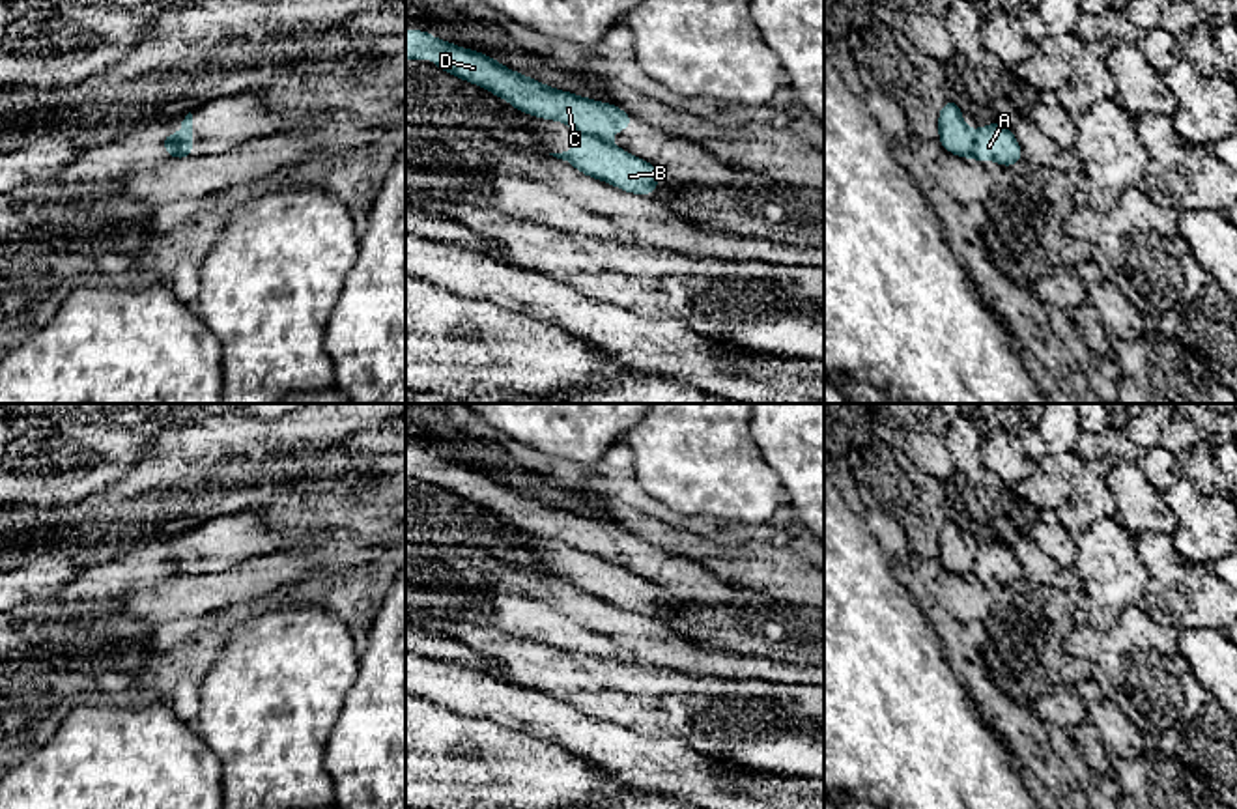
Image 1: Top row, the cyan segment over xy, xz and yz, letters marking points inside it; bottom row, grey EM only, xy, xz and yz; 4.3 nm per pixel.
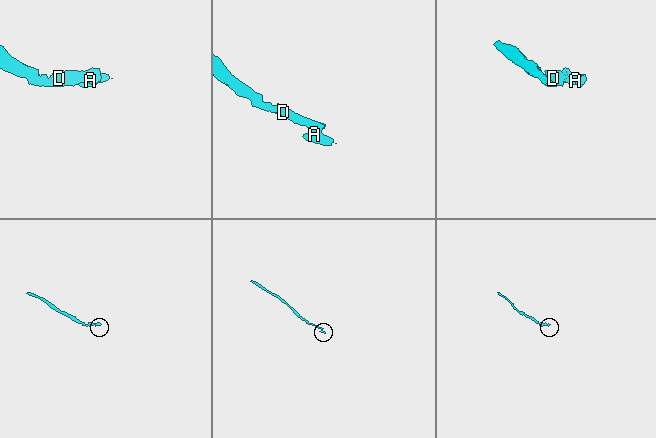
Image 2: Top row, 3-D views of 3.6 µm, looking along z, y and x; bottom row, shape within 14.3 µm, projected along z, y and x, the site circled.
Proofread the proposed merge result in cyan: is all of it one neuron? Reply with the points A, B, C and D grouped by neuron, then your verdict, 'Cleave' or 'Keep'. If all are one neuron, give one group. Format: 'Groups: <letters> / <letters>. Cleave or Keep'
Groups: A B / C D. Cleave

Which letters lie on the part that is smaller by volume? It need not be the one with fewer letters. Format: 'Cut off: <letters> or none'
Cut off: A, B

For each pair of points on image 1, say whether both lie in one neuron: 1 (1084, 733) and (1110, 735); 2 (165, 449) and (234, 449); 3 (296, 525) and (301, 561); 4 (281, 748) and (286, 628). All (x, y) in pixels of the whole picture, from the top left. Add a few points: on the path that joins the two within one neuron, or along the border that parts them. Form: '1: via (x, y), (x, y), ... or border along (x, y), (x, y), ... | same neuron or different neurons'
1: border along (1088, 720), (1097, 731), (1099, 740), (1112, 753) | different neurons
2: via (182, 449), (217, 449) | same neuron
3: border along (290, 544), (301, 546), (307, 552) | different neurons
4: via (281, 718), (281, 679), (286, 671), (286, 658) | same neuron

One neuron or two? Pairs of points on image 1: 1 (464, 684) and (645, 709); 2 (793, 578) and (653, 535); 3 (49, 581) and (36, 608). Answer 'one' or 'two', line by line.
1: two
2: one
3: two

